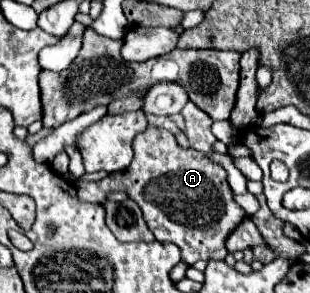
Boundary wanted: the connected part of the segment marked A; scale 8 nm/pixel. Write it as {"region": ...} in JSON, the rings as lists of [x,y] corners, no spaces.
{"region":[[[149,125],[143,135],[133,139],[133,151],[135,159],[127,171],[113,173],[95,183],[79,181],[79,199],[103,203],[109,191],[125,191],[143,209],[145,223],[155,239],[179,247],[183,263],[193,265],[199,259],[225,259],[225,239],[245,217],[245,211],[233,201],[227,171],[219,163],[213,163],[205,153],[179,147],[173,133],[155,125]]]}

